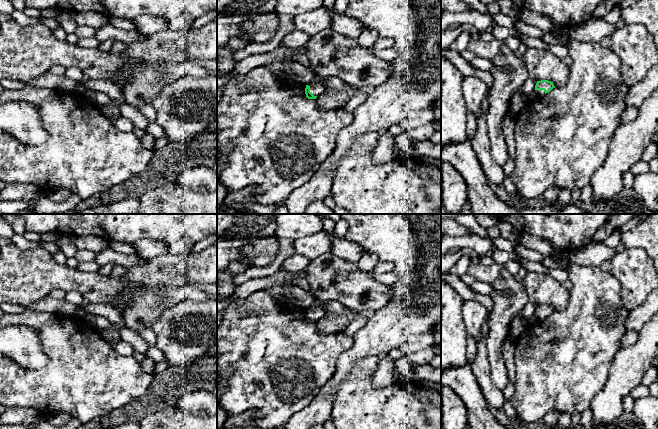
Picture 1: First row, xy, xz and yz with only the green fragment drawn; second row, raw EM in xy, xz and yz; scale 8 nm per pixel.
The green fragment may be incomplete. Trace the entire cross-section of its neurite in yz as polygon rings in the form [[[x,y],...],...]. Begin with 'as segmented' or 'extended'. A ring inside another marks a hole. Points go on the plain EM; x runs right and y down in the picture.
extended; [[[548,304],[537,305],[534,316],[528,322],[542,321],[546,317],[549,317],[553,312],[555,312],[555,310],[551,305]]]

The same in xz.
extended; [[[317,301],[317,304],[306,309],[305,318],[308,323],[316,323],[320,318],[326,315],[326,310],[322,307],[325,301]]]

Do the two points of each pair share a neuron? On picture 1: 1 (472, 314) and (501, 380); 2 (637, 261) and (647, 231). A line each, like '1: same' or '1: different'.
1: different
2: different

